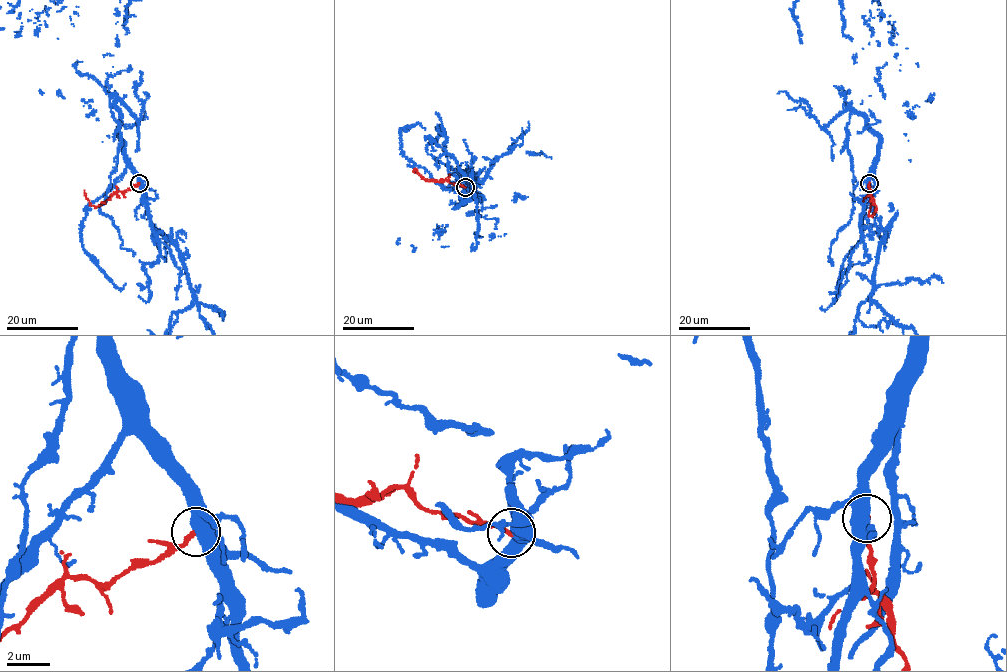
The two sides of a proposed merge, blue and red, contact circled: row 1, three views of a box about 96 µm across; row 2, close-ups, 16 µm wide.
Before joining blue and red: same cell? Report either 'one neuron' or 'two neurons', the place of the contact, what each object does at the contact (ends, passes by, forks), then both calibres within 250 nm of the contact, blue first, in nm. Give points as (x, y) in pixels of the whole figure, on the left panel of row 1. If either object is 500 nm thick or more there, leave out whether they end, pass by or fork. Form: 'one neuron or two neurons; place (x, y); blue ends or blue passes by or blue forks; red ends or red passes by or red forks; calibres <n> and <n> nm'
two neurons; place (139, 183); calibres 550 and 200 nm

